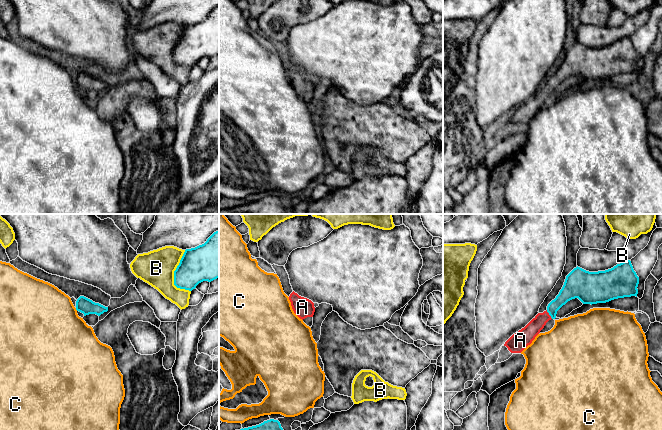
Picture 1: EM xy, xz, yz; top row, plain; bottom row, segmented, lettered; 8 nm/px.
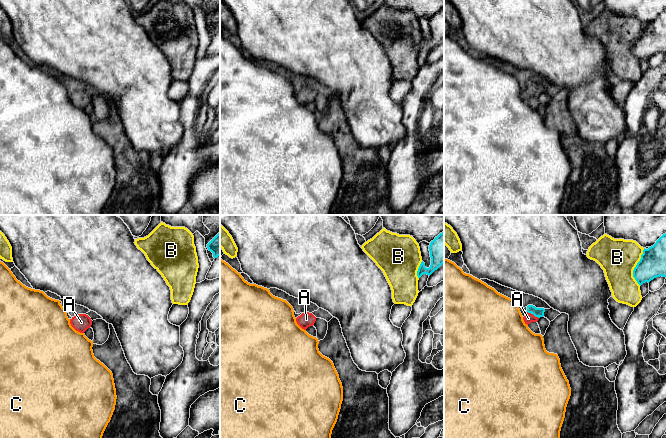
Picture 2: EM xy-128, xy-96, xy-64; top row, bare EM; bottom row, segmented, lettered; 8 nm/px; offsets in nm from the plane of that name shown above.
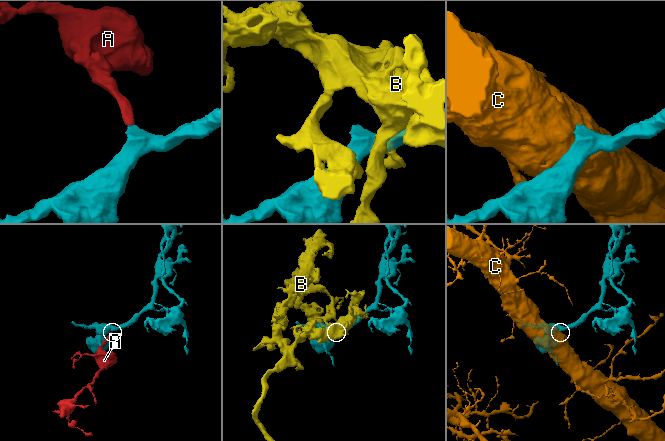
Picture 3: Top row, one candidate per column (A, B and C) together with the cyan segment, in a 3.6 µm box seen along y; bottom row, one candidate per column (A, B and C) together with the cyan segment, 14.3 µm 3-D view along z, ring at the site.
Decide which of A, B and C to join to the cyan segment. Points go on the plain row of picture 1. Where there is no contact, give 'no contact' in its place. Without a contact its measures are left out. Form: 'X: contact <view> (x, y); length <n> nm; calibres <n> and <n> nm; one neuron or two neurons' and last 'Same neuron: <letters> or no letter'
A: contact yz (549, 90); length 90 nm; calibres 140 and 140 nm; one neuron
B: contact xy (174, 51); length 340 nm; calibres 280 and 280 nm; two neurons
C: contact xy (76, 85); length 30 nm; calibres 130 and 480 nm; two neurons
Same neuron: A

